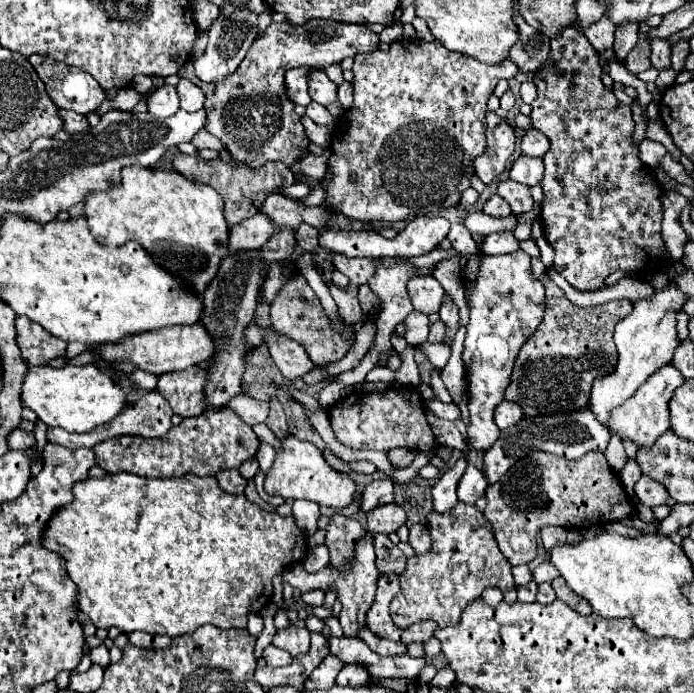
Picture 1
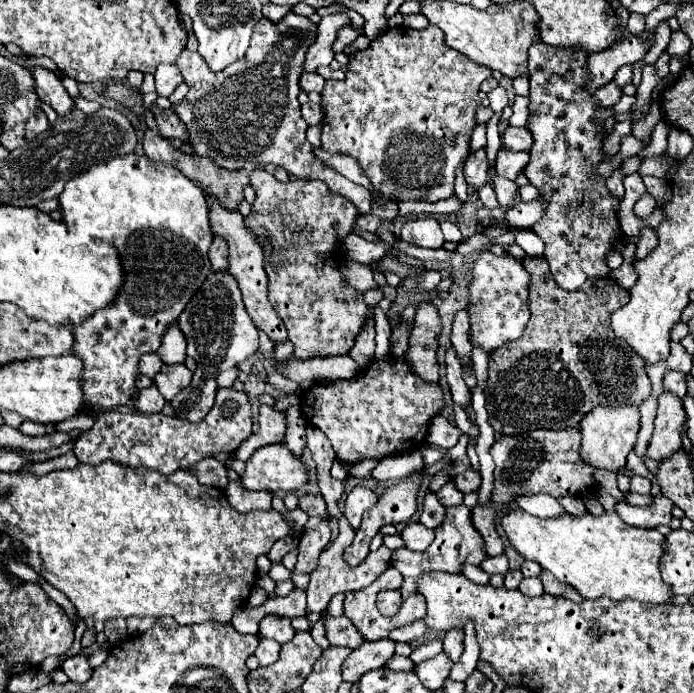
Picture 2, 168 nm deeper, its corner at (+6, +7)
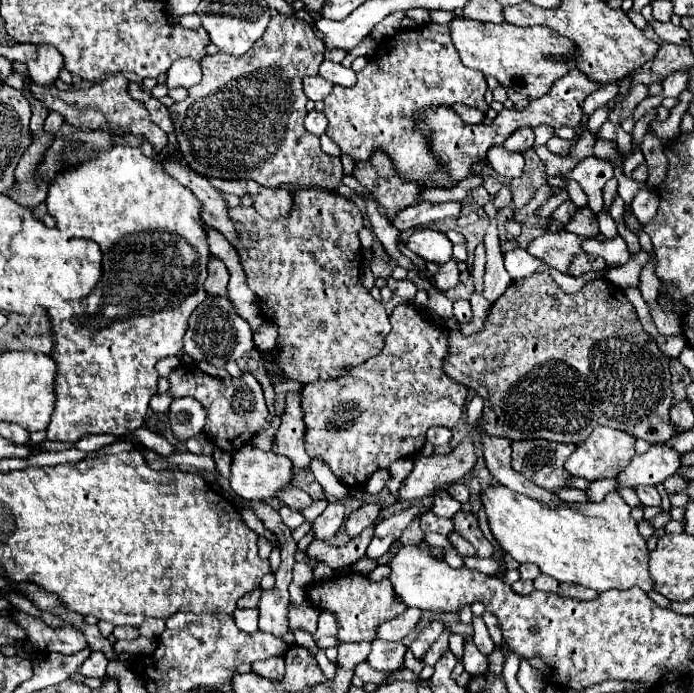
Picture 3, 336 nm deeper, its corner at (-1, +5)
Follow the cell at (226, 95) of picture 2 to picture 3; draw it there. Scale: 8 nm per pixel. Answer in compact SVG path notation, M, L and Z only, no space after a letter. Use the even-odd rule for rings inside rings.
M275 14L263 38L259 38L247 54L231 56L227 52L219 52L201 60L203 80L189 88L189 96L183 102L169 106L179 152L193 172L205 178L253 180L265 188L289 184L293 188L335 190L341 184L341 160L321 152L319 138L307 134L303 128L307 96L303 94L301 80L309 74L317 74L325 52L323 42L311 32L311 28L313 24L305 20Z

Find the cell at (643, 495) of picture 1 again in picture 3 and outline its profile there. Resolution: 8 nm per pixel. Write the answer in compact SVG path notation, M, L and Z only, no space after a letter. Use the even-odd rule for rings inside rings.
M641 486L637 490L637 496L641 498L643 506L659 506L661 504L661 494L655 486Z

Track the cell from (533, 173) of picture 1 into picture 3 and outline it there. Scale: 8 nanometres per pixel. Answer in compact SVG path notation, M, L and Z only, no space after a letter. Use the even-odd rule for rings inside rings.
M491 146L487 152L487 164L491 164L491 168L495 170L495 174L499 174L501 178L519 178L523 172L523 156L519 152L511 152L505 150L503 146Z

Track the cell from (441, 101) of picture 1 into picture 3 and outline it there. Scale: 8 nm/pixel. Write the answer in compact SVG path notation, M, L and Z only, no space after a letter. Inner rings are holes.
M431 22L427 26L401 30L397 36L377 46L367 66L357 72L355 86L333 86L331 94L323 100L323 114L329 120L327 136L343 154L357 162L367 158L375 146L383 146L383 150L395 158L399 172L407 174L407 178L427 178L427 182L435 182L435 188L453 188L455 182L443 178L443 170L439 170L435 158L427 154L427 142L423 142L423 134L415 130L411 114L427 106L451 106L455 102L487 112L485 92L485 76L463 66L453 46L449 26Z

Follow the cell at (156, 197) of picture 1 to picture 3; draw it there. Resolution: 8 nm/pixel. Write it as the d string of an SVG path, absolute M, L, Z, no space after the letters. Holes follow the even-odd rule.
M113 146L111 150L97 150L91 160L59 174L49 184L45 204L59 230L69 228L77 238L97 242L103 254L101 278L93 292L83 298L81 314L75 314L75 300L63 302L69 304L67 308L59 304L47 310L55 342L49 356L57 364L56 401L47 440L75 444L89 434L121 436L133 432L143 426L149 400L157 392L159 374L155 364L165 356L181 356L187 320L207 296L203 282L211 252L199 218L199 202L185 186L163 174L163 166L143 156L139 148Z

